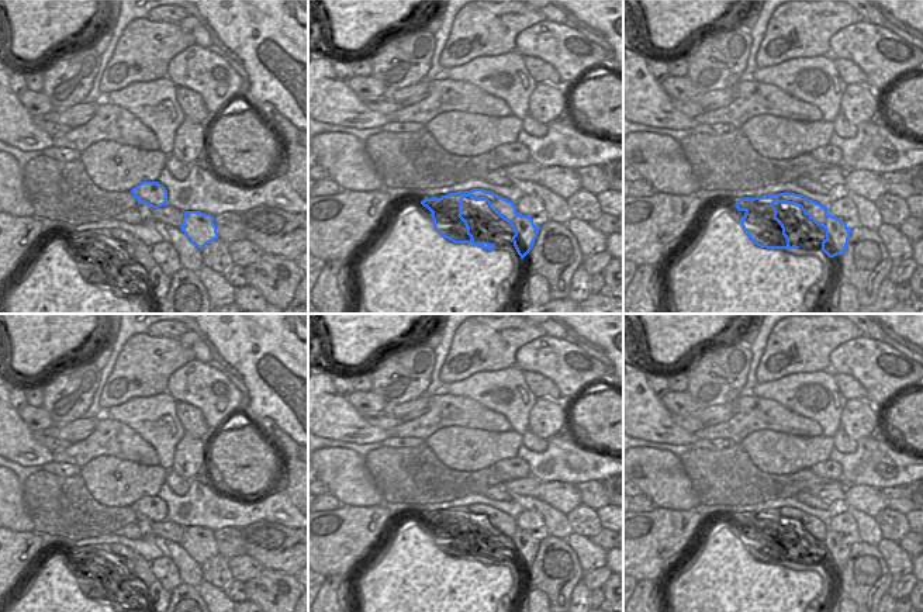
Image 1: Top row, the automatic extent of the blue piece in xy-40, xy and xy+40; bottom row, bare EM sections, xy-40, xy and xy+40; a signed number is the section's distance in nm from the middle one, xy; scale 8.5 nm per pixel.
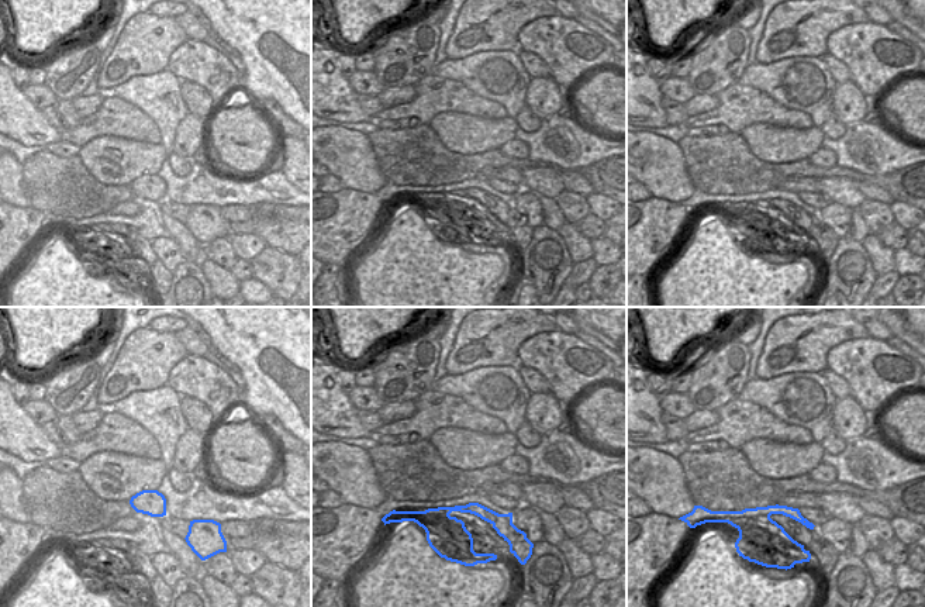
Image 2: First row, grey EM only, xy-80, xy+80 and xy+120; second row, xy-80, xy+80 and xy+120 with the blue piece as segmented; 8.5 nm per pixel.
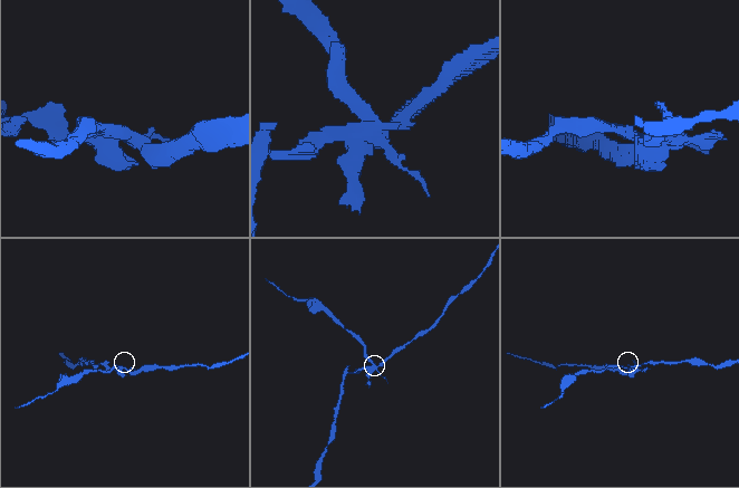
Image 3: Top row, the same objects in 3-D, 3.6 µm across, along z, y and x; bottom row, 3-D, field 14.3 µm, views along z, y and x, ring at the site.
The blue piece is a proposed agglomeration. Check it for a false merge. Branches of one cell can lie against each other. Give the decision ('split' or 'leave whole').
split

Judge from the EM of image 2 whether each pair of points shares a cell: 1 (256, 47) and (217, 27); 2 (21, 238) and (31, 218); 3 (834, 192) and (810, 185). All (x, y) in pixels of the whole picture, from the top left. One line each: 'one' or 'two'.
1: two
2: one
3: two

